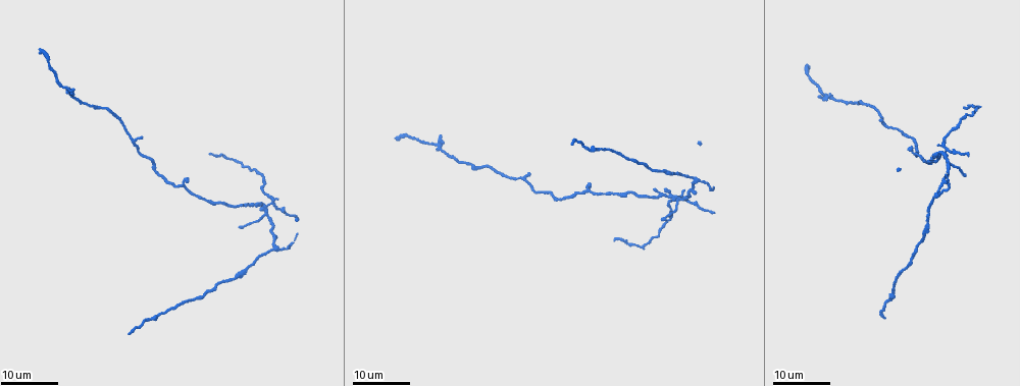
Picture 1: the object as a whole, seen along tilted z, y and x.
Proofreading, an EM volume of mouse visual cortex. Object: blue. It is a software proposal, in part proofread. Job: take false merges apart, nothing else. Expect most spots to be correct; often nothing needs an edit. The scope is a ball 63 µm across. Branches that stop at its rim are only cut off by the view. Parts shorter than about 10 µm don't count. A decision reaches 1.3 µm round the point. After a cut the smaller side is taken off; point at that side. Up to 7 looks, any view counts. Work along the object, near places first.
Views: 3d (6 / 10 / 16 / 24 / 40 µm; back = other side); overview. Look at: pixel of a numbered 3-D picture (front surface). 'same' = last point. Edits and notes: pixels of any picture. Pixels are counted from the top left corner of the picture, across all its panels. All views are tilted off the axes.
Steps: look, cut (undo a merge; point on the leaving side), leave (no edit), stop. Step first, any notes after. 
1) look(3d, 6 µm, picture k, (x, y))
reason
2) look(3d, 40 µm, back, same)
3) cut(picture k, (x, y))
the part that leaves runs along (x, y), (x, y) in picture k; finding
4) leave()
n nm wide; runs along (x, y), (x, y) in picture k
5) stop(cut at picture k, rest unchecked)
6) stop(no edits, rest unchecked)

look(3d, 24 µm, picture 1, (946, 155))
four arms meet

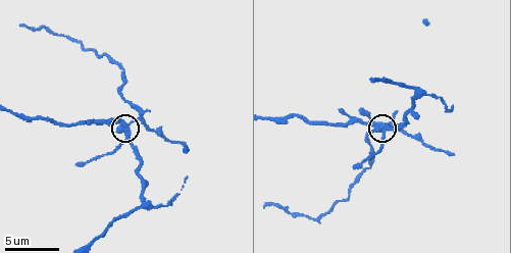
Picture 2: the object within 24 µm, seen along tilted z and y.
look(3d, 6 µm, picture 2, (126, 128))
zoom in

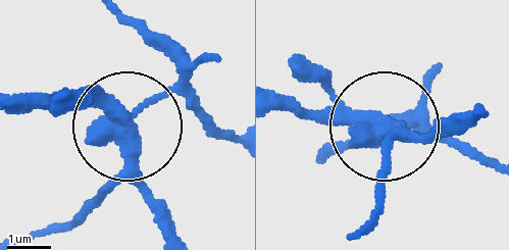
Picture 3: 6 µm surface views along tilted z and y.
cut(picture 3, (188, 107))
330 nm wide; two neurons meet here

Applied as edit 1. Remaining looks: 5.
look(overview)

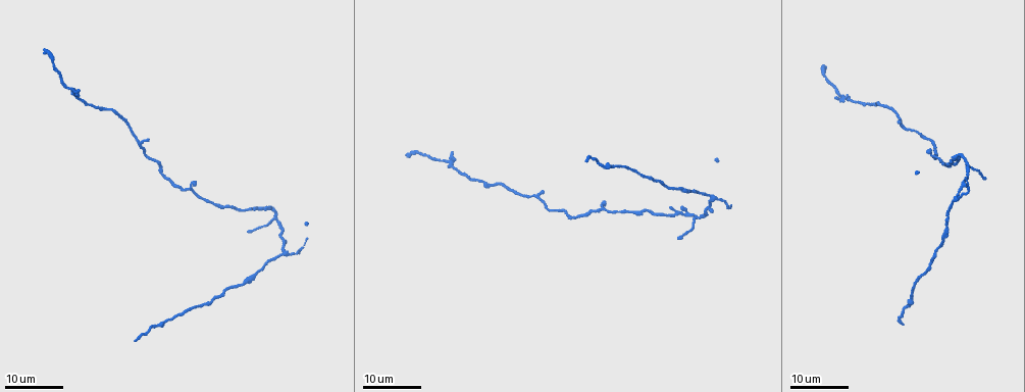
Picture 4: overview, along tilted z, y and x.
look(3d, 16 µm, picture 4, (251, 277))
calibre changes

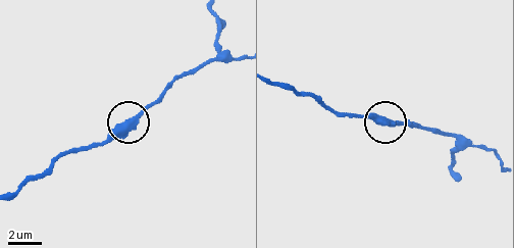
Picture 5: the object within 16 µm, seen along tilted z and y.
look(3d, 10 µm, picture 5, (133, 121))

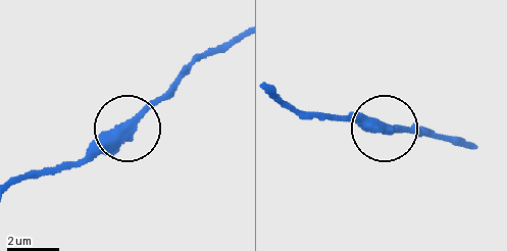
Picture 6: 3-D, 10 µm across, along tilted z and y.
leave()
runs along (237, 39), (207, 53), (135, 121), (81, 161) in picture 6; continuous, no second neuron

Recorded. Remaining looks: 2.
look(3d, 10 µm, picture 2, (81, 121))
sudden change in width

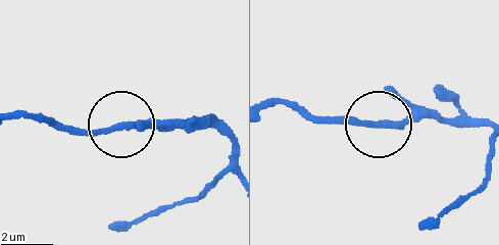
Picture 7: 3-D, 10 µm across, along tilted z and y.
leave()
runs along (296, 105), (322, 117), (383, 123), (463, 120) in picture 7; all the same neuron

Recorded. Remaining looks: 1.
stop(cut at picture 3, rest unchecked)

